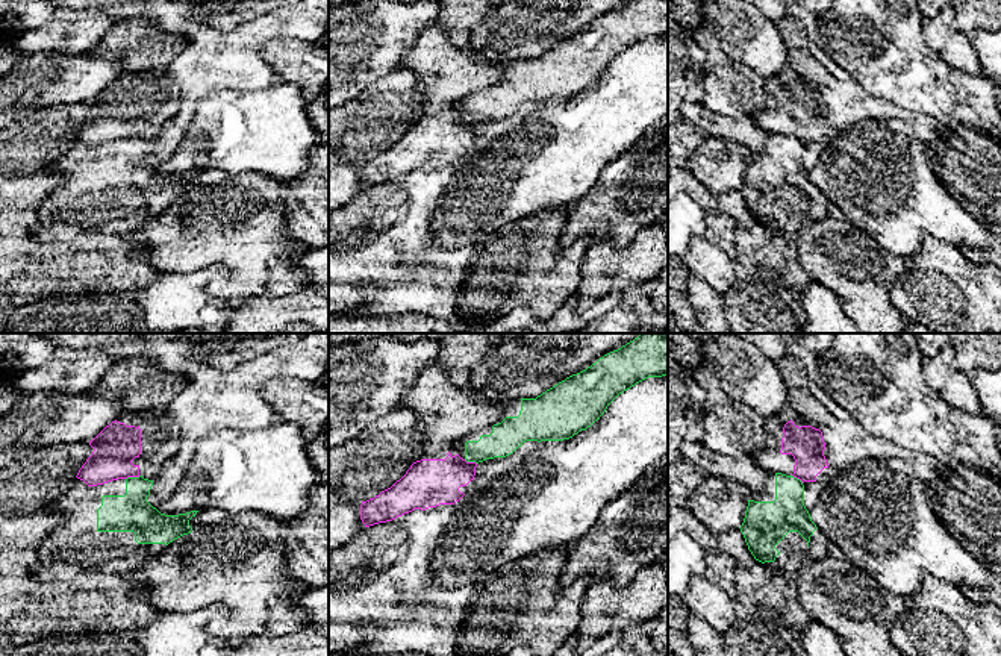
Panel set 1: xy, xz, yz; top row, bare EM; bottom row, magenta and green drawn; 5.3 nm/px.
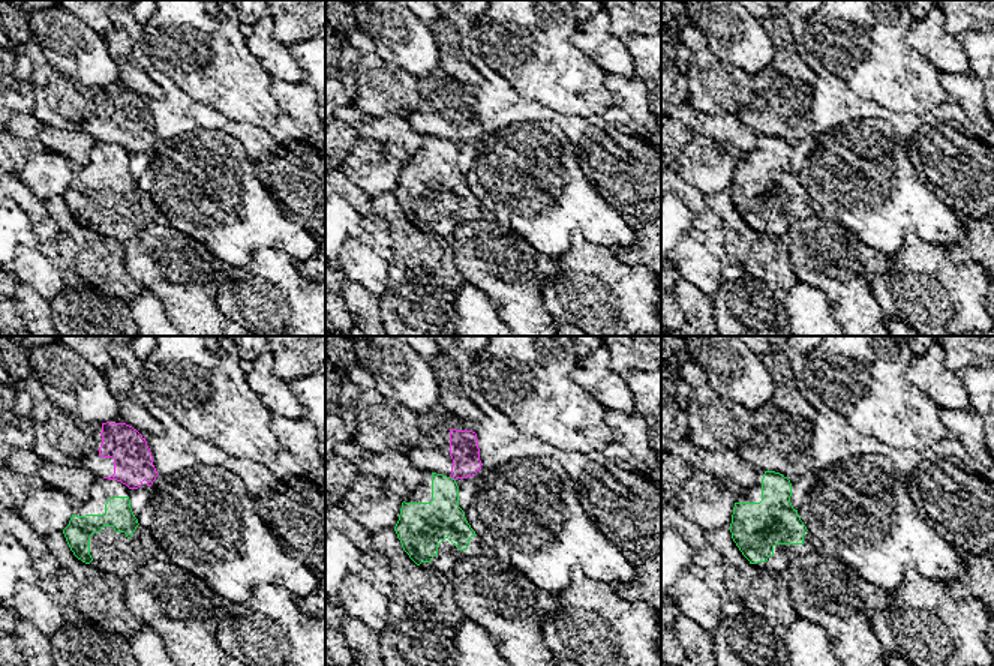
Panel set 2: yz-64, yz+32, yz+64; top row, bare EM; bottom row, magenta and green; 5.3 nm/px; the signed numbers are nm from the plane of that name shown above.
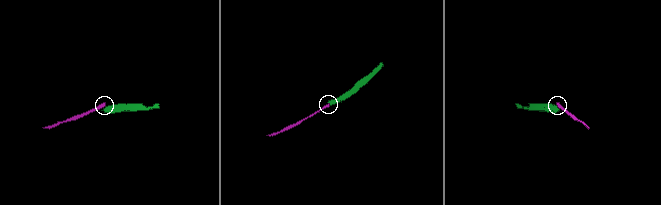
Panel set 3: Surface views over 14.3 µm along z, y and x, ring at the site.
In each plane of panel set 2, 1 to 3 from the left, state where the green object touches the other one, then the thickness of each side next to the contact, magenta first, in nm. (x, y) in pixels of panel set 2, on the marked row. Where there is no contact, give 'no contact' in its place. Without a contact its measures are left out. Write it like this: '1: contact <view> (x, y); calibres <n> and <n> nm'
1: no contact
2: contact yz+32 (453, 477); calibres 160 and 220 nm
3: no contact

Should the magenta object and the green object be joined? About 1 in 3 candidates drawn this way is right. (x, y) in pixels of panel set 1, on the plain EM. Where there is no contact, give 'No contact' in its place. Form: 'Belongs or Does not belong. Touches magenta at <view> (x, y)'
Does not belong. Touches magenta at xy (132, 137)

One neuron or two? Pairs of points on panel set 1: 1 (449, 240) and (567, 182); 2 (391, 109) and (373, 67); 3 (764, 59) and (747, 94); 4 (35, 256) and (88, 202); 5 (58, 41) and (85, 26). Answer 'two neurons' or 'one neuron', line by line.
1: one neuron
2: two neurons
3: two neurons
4: two neurons
5: one neuron

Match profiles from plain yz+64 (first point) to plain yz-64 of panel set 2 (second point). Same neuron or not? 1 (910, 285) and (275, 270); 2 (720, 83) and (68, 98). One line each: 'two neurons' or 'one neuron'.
1: one neuron
2: one neuron

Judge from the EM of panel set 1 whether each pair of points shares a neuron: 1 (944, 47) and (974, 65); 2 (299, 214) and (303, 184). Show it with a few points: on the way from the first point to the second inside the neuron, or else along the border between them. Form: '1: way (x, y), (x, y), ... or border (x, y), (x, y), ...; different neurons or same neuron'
1: way (951, 47), (966, 59); same neuron
2: way (303, 206), (303, 191); same neuron

